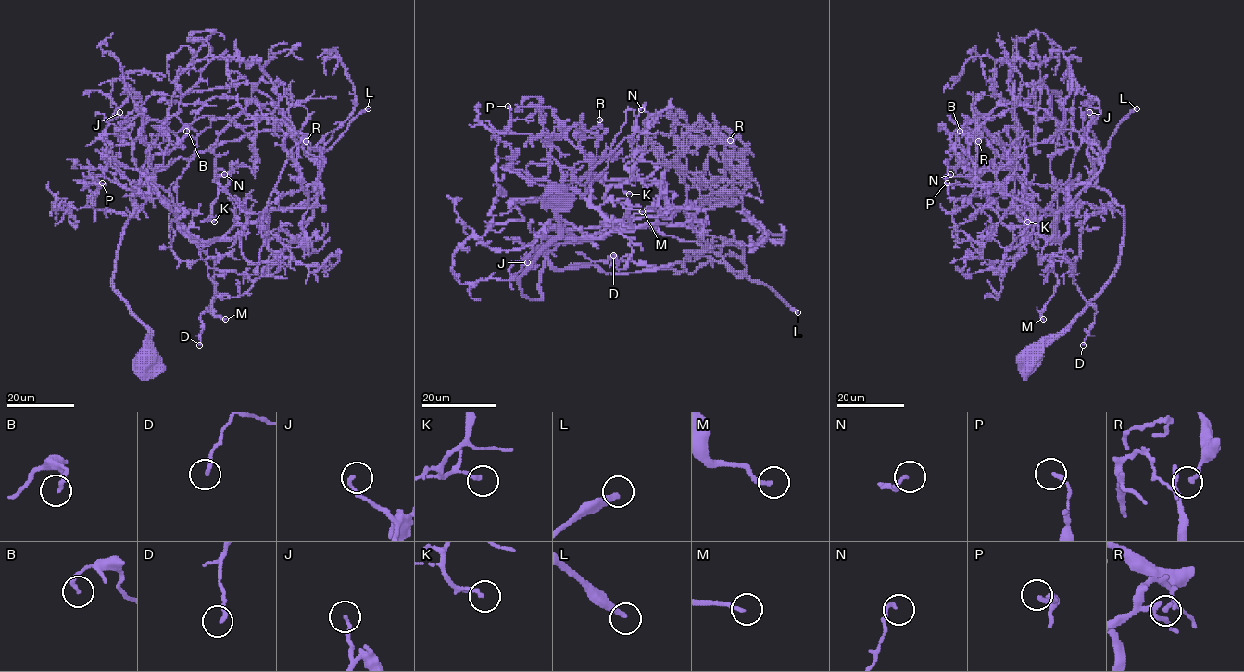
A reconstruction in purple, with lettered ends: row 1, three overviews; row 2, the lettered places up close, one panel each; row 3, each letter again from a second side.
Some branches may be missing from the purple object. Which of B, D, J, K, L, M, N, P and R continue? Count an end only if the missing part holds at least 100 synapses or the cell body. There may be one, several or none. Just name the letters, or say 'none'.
L

